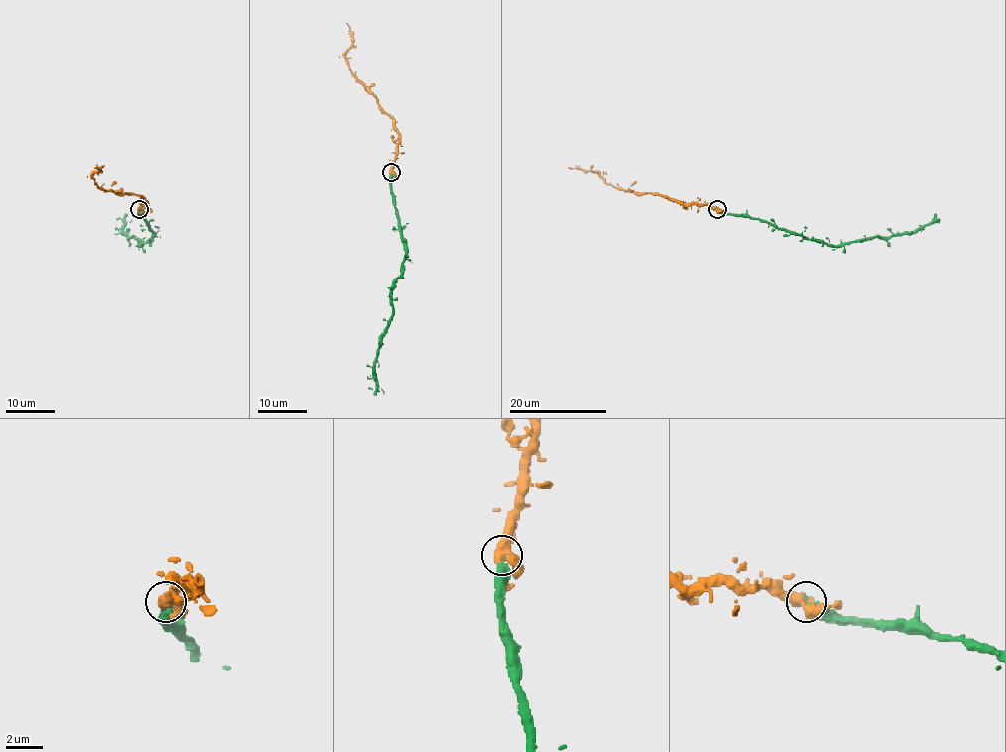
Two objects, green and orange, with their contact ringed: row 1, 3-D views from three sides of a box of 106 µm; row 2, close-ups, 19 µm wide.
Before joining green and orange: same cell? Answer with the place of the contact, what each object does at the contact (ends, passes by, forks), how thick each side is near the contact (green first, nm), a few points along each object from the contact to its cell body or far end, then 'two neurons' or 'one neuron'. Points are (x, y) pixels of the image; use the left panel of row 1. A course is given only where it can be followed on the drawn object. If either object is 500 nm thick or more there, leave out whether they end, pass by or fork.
place (139, 209); calibres 260 and 500 nm; course green (139, 208), (154, 234), (142, 245), (124, 234), (123, 219), (116, 219); course orange (139, 208), (148, 205), (137, 195), (116, 194), (98, 186), (93, 174), (100, 170), (94, 168); one neuron

